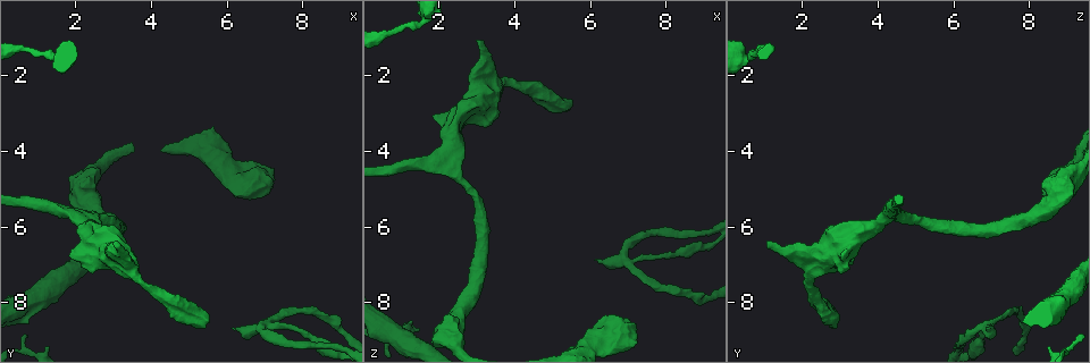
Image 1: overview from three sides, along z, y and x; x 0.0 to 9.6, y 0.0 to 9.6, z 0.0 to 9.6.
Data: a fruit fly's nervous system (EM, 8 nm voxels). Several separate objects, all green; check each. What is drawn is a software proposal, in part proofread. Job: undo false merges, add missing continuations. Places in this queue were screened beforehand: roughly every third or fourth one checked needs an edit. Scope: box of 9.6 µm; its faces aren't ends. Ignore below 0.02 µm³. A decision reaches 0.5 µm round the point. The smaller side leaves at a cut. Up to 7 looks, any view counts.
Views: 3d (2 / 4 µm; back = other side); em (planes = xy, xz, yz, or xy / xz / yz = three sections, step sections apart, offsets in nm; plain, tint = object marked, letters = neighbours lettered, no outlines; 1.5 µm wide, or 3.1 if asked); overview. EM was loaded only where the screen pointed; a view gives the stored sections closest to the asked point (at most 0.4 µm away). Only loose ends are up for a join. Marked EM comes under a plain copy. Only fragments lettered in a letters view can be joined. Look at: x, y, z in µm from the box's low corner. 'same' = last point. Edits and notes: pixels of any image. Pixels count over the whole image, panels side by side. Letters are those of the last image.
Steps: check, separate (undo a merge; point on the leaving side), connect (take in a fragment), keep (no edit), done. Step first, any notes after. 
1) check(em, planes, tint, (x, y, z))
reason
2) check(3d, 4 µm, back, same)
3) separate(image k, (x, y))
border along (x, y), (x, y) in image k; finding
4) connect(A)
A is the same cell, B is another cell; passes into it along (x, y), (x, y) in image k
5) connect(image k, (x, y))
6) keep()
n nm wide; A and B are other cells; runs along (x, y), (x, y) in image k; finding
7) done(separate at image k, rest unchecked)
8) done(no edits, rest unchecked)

check(3d, 2 µm, (7.15, 8.60, 7.00))
sharp bend

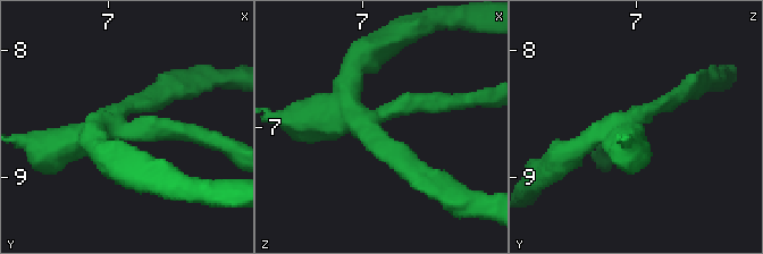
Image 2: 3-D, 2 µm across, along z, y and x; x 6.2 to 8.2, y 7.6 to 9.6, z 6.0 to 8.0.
check(em, planes, letters, (7.10, 8.56, 6.94))
shape alone is not enough

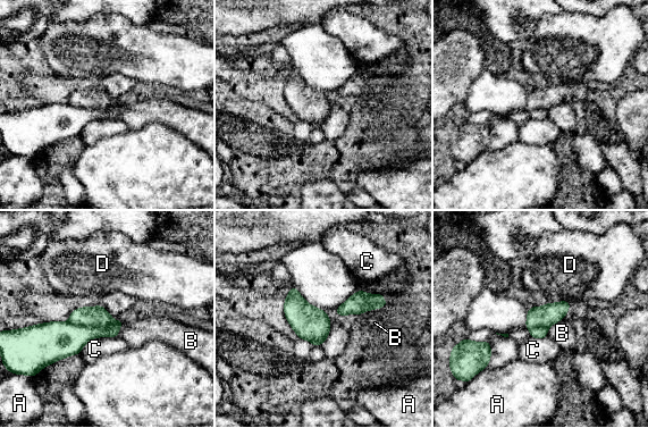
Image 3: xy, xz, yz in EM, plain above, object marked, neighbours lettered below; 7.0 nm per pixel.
separate(image 3, (98, 316))
A, B, C and D are other cells; border along (114, 321), (104, 327), (68, 322) in image 3; two cells meet here

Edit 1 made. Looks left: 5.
check(em, yz, step 4, tint, (5.45, 8.60, 2.65))
stops while still wide

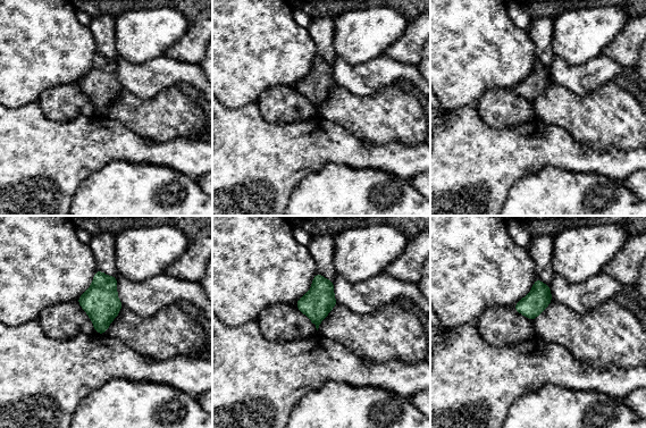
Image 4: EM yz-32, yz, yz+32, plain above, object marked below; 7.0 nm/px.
check(em, planes, letters, same)
another direction

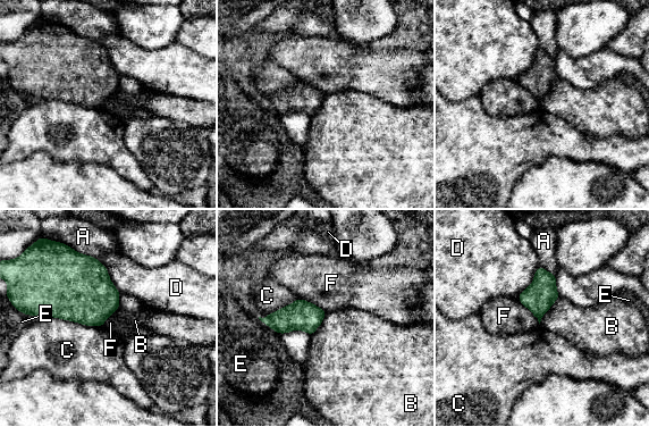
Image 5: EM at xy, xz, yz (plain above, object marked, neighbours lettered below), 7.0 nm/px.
keep()
A, B, C, D, E and F are other cells; border along (517, 296), (539, 324) in image 5; no lettered fragment goes on from it

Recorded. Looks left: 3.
check(em, planes, letters, (0.95, 1.40, 0.75))
abrupt turn

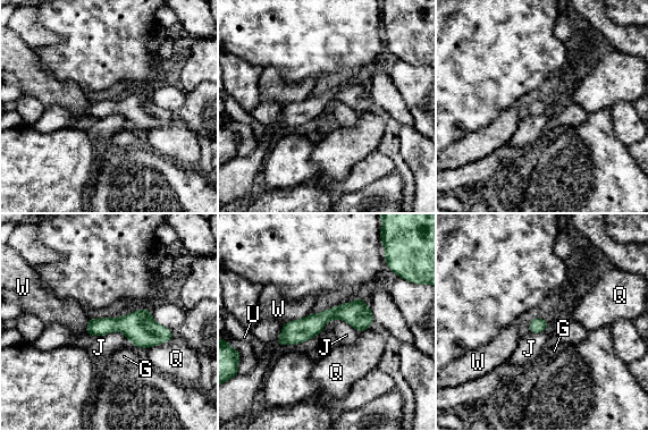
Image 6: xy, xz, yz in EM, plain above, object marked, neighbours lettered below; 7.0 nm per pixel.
keep()
G, J, Q, U and W are other cells; runs along (370, 320), (328, 314), (280, 341) in image 6; all the same cell

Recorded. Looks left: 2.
done(separate at image 3, rest unchecked)

